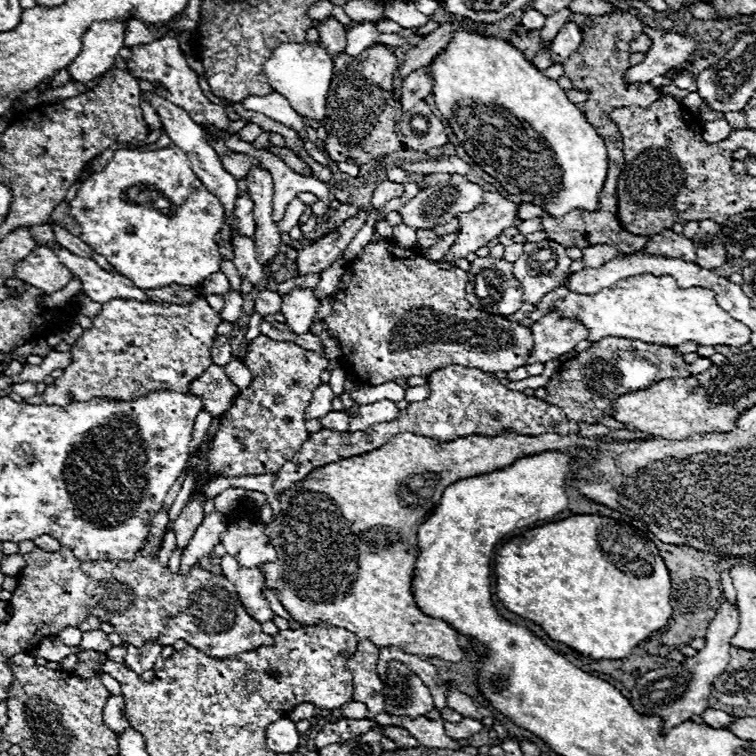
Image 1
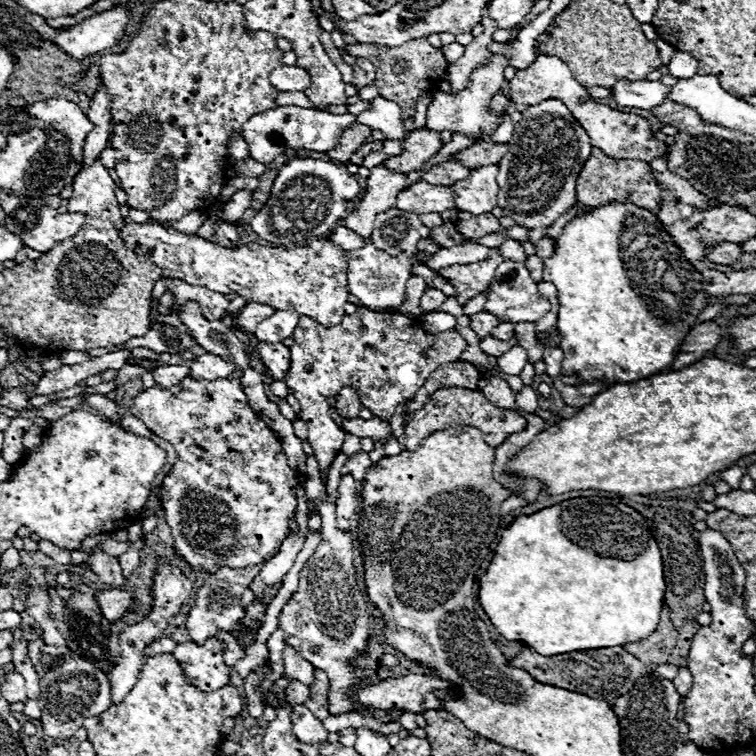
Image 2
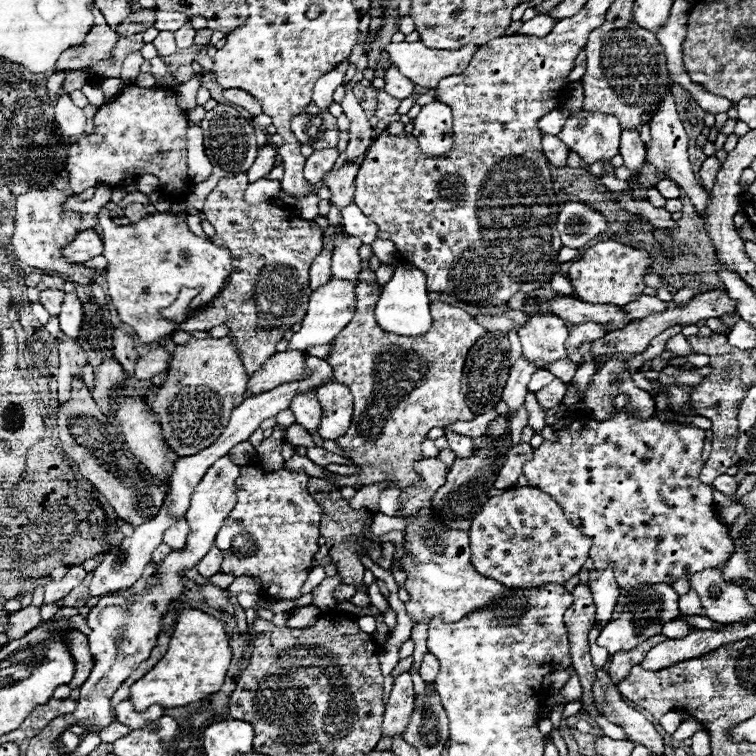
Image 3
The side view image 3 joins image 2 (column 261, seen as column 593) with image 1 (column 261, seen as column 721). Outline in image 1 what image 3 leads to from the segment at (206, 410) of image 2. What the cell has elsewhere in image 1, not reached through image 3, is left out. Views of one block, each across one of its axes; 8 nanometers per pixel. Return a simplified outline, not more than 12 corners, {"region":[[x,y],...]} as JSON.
{"region":[[254,510],[230,516],[220,542],[238,566],[264,566],[276,550]]}

